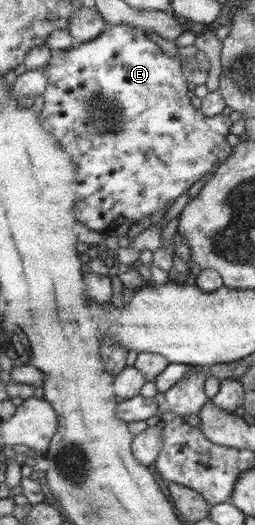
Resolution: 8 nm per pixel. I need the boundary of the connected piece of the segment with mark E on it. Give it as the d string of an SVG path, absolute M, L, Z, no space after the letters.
M107 25L95 39L69 47L59 55L52 54L42 70L47 81L39 115L46 130L56 137L75 164L74 216L91 231L107 234L125 221L137 222L149 215L151 224L157 223L176 197L203 174L209 177L213 164L218 166L233 151L225 141L232 124L229 116L205 117L193 108L179 58L161 52L148 33L136 27Z

